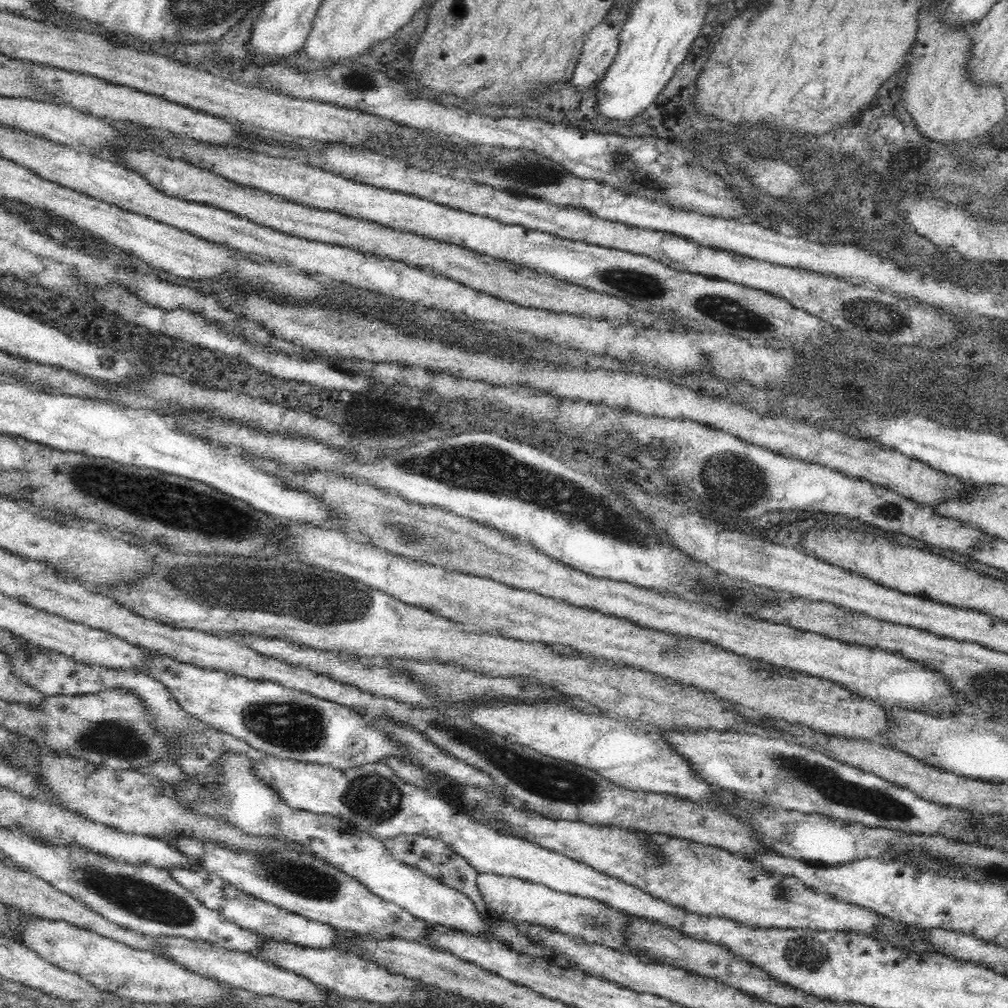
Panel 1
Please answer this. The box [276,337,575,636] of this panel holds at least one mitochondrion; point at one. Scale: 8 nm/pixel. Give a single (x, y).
(409, 533)

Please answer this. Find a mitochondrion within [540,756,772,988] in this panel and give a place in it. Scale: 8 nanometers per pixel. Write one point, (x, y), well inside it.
(594, 923)

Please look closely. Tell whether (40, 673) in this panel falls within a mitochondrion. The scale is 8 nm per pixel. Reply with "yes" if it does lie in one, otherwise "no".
yes

